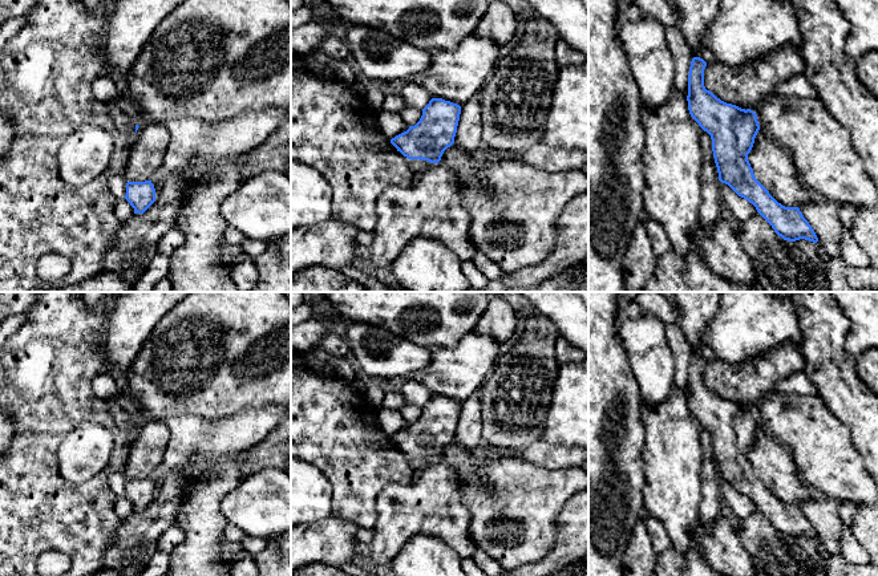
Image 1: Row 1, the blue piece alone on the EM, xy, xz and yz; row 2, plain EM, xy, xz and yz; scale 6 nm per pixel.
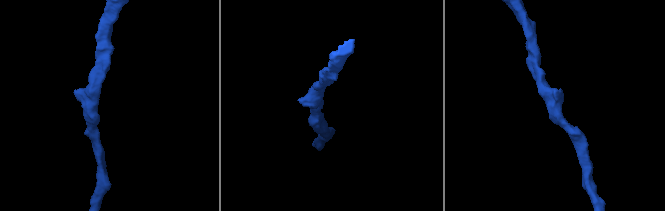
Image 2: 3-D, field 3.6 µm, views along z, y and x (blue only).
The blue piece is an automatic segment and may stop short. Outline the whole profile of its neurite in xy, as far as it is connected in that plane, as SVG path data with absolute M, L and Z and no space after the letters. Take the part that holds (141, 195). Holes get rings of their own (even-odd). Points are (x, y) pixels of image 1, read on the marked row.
M151 180L128 182L125 199L134 214L143 214L155 202L155 188Z

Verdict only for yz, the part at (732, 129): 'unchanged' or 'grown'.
unchanged

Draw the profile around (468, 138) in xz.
M478 96L461 106L454 145L464 153L476 151L482 143L481 102Z

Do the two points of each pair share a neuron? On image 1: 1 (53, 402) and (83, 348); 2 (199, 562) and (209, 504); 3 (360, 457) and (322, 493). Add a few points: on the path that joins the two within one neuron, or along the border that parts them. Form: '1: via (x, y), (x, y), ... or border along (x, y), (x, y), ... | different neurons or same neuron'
1: via (53, 389), (53, 377), (69, 361) | same neuron
2: via (202, 547), (203, 519) | same neuron
3: border along (308, 463), (312, 463), (331, 485), (332, 514) | different neurons

